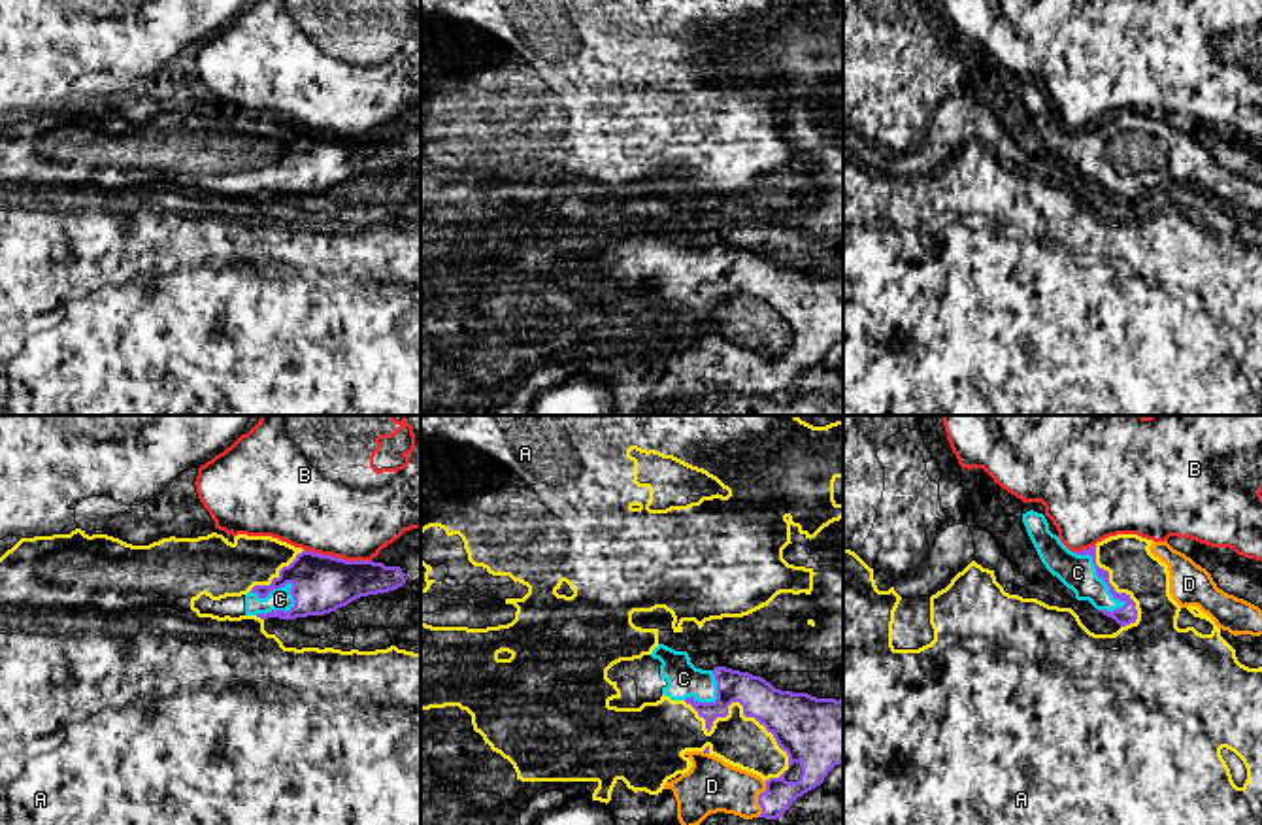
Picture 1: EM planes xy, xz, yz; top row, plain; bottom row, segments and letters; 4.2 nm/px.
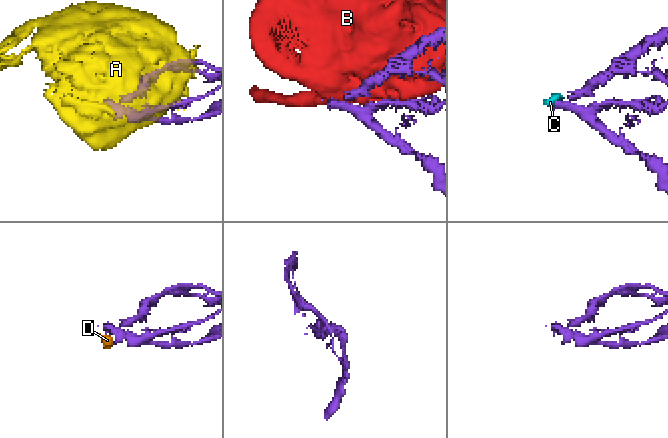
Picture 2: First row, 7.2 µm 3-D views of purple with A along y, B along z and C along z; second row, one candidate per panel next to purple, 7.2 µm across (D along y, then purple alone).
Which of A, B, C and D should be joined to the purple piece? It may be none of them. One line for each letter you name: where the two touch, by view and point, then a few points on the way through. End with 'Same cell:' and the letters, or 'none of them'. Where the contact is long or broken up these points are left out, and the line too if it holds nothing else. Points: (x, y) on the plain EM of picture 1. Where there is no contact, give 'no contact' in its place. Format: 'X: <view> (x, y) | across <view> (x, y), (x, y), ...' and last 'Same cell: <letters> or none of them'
C: xy (280, 165)
D: xz (759, 376)
Same cell: C, D

